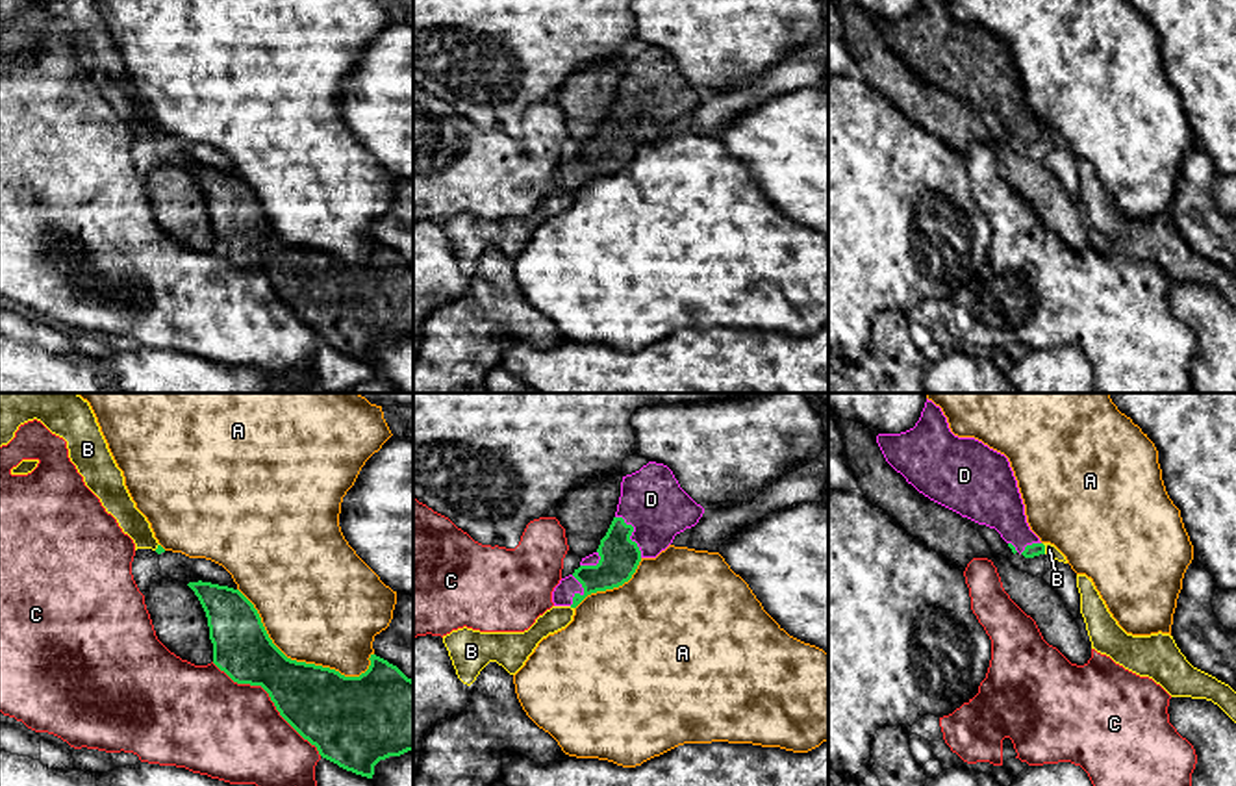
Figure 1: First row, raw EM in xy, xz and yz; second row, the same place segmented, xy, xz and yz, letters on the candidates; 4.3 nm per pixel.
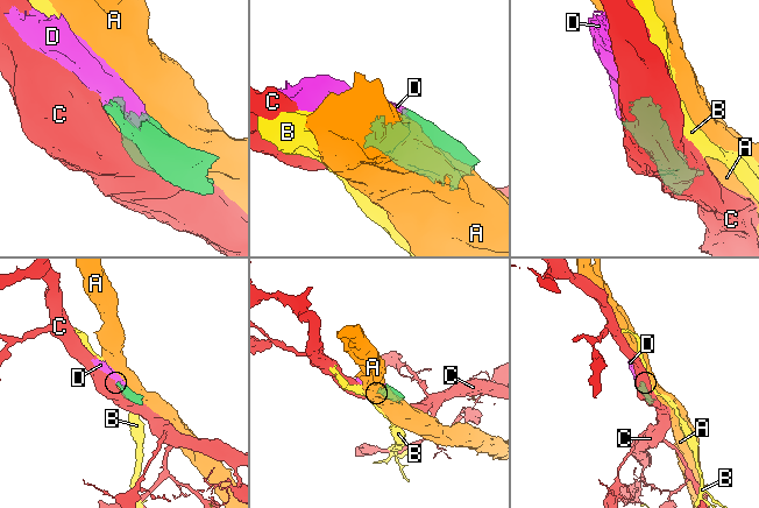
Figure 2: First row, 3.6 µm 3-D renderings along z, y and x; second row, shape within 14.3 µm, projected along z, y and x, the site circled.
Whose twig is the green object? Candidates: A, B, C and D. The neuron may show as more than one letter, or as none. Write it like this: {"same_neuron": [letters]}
{"same_neuron": ["D"]}

